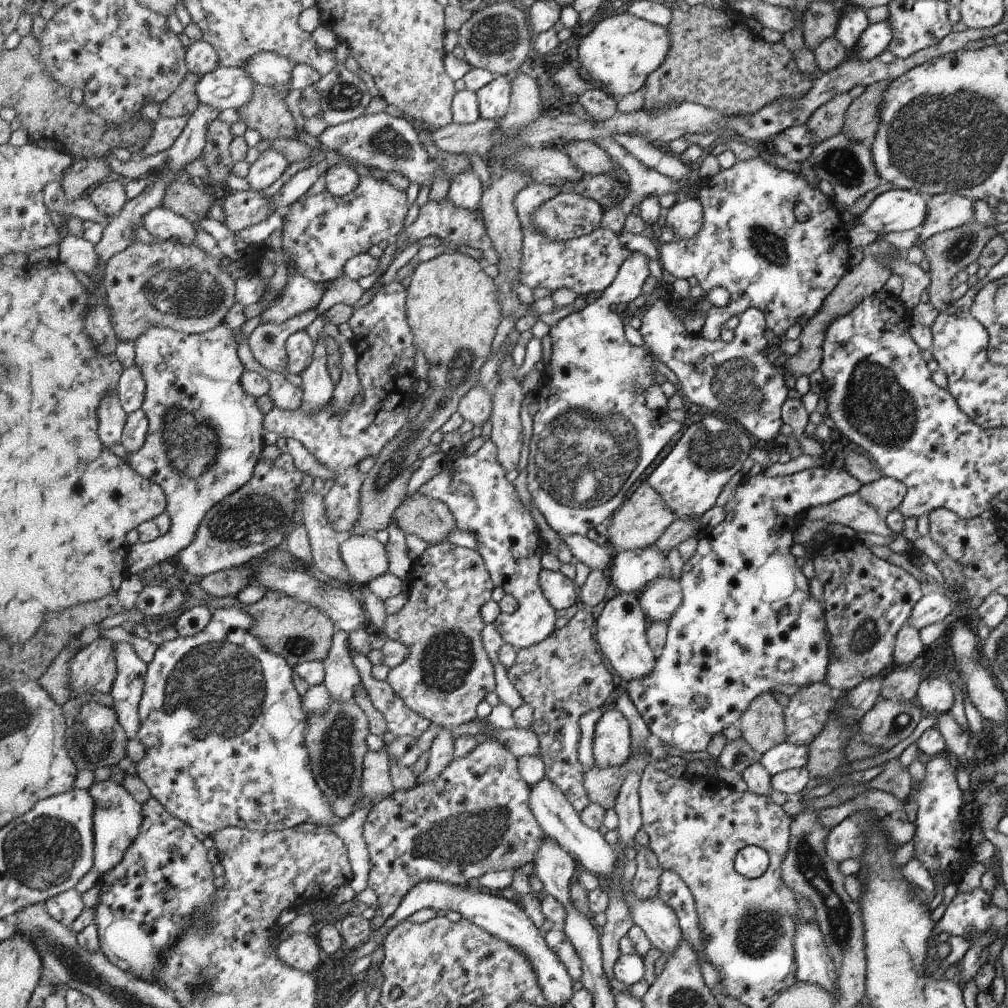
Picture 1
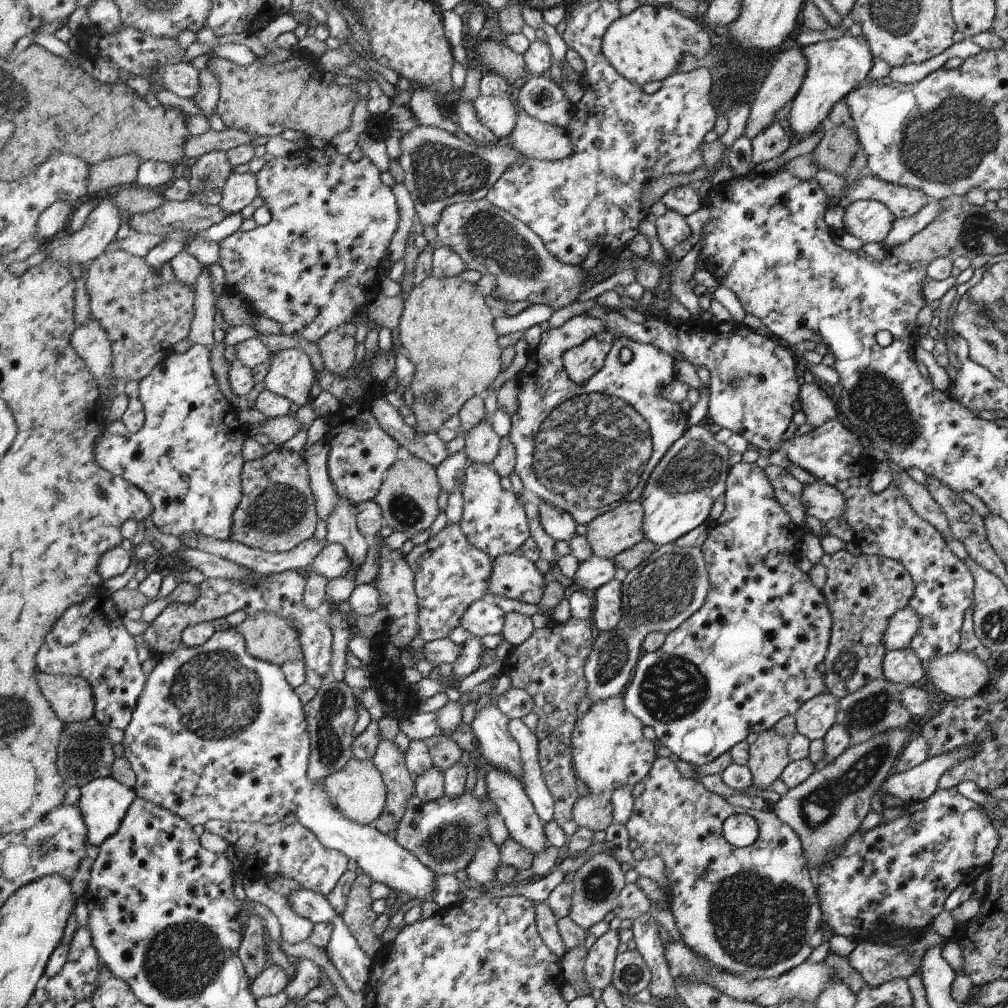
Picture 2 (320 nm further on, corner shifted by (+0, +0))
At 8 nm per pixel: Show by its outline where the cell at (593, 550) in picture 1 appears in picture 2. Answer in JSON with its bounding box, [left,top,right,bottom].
[538,501,576,541]

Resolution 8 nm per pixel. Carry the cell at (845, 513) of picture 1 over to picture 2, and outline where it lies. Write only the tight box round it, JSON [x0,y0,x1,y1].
[800,480,845,524]

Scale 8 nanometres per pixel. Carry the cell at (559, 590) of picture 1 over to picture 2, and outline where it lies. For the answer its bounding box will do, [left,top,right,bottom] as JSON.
[488,552,544,604]

